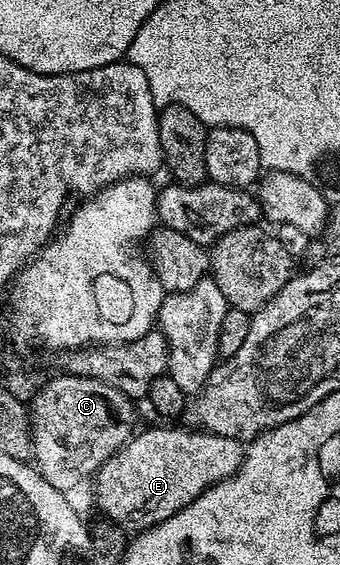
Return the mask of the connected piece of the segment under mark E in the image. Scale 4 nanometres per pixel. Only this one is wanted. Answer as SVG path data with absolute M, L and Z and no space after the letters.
M163 426L136 431L99 467L93 477L95 500L108 521L131 534L154 528L189 506L209 486L229 478L241 466L244 445L233 438L190 427Z

